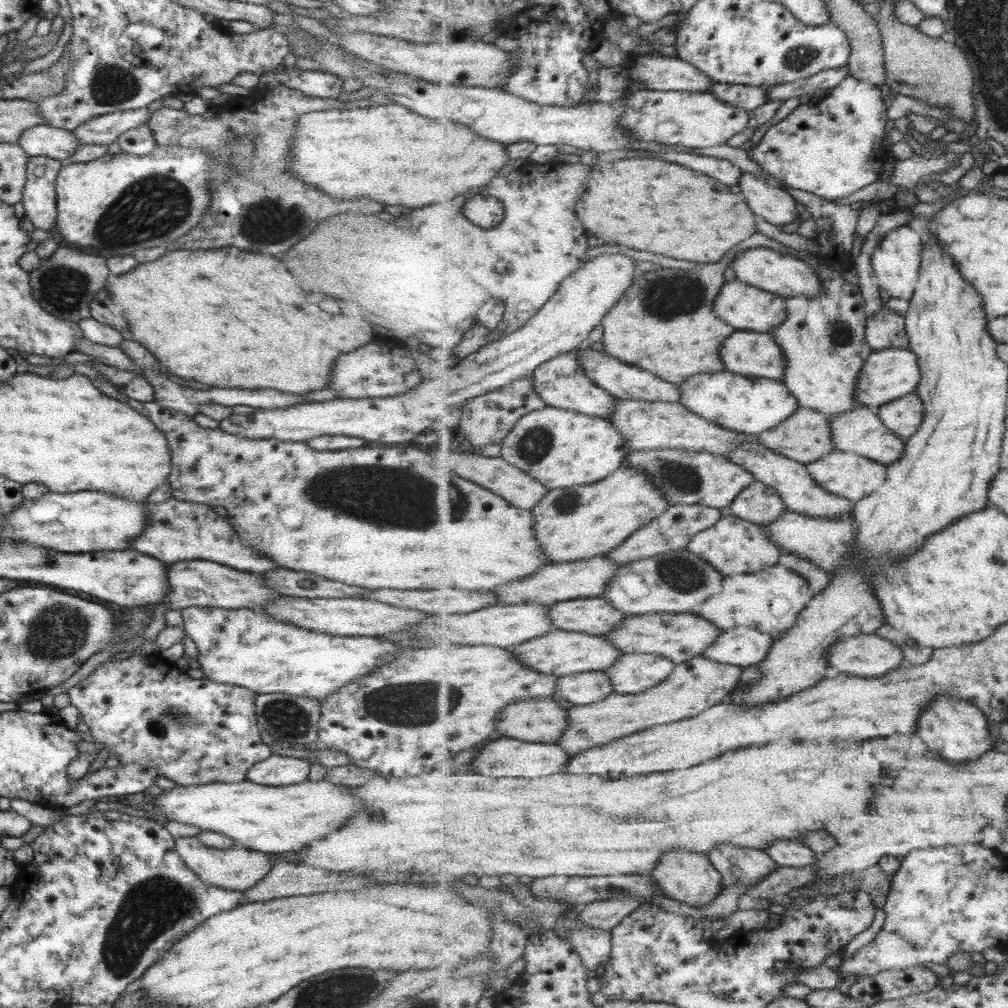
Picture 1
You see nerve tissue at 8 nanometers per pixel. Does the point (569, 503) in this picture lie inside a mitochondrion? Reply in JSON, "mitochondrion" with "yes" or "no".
{"mitochondrion":"yes"}

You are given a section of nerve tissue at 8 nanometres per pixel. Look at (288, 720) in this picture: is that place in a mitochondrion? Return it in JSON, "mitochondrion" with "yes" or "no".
{"mitochondrion":"yes"}

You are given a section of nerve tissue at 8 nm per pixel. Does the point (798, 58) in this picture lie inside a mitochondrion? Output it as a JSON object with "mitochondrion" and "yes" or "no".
{"mitochondrion":"yes"}

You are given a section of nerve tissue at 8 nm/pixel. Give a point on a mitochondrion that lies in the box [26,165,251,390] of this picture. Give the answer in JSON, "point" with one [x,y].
{"point":[153,206]}

